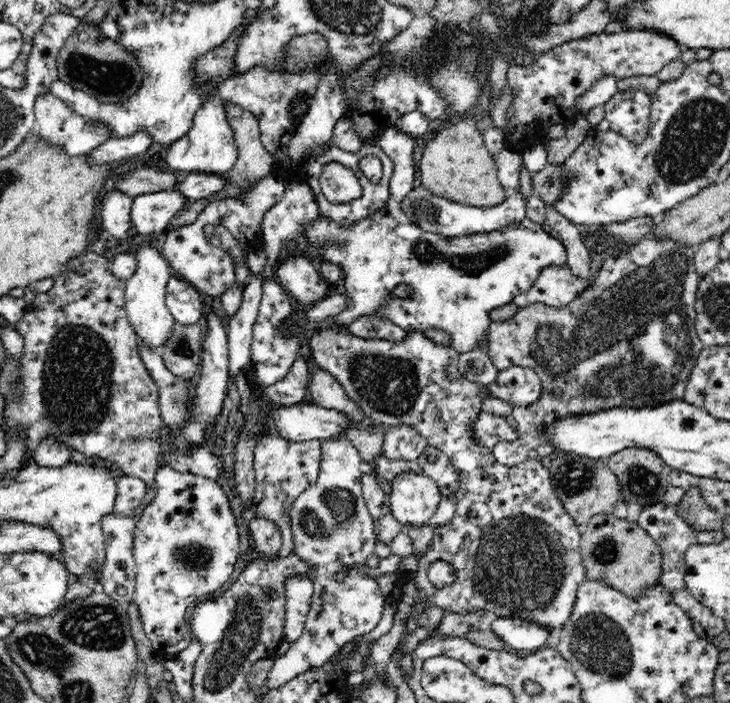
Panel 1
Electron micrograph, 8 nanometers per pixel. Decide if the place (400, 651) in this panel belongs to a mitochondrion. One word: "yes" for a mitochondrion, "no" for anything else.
no

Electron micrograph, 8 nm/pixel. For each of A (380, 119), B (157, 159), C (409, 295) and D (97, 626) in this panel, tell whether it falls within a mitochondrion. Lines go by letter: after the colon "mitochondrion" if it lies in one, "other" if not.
A: other
B: other
C: other
D: mitochondrion

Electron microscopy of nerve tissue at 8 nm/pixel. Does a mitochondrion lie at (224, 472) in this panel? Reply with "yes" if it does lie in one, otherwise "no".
no

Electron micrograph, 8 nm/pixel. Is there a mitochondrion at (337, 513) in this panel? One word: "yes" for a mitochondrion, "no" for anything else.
yes

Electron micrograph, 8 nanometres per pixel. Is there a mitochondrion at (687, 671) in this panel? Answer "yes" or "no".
no

